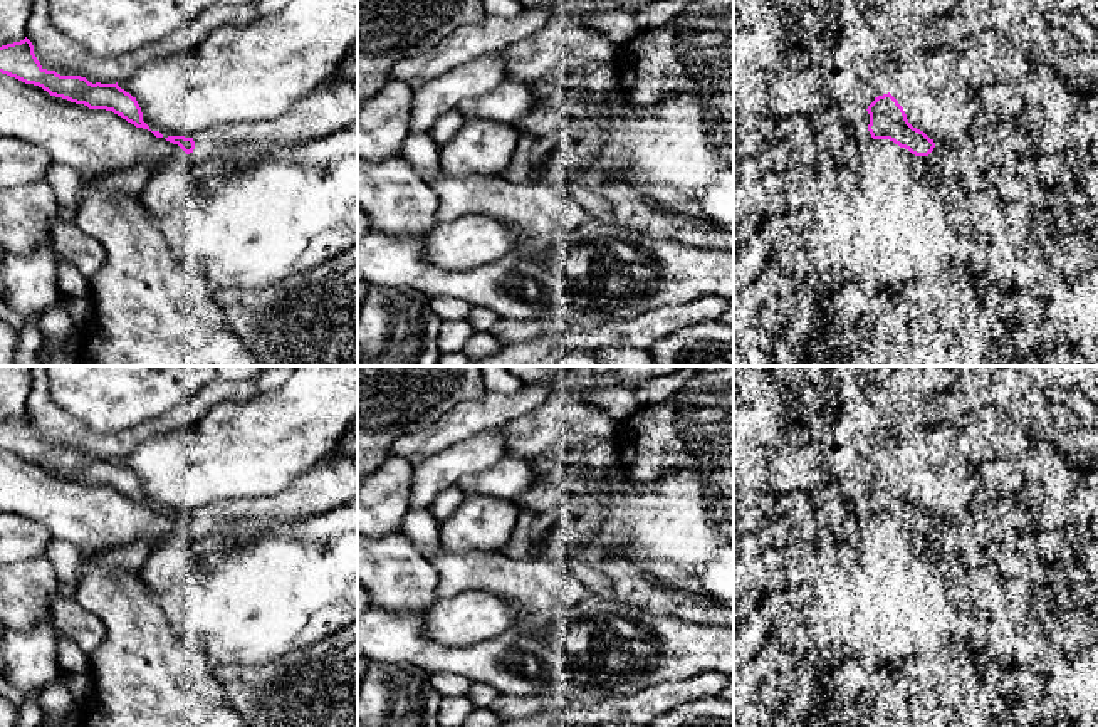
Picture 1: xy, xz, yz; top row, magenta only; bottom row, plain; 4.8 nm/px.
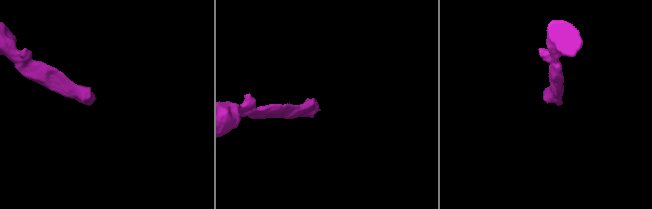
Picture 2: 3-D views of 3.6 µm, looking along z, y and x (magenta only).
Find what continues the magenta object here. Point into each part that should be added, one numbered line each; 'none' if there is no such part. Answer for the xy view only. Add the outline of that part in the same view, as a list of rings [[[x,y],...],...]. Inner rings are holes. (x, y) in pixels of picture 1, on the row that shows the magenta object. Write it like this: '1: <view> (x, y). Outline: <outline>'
1: xy (232, 146). Outline: [[[327,82],[290,106],[287,112],[269,121],[227,123],[193,136],[195,149],[188,158],[203,171],[240,171],[282,148],[306,144],[324,134],[358,123],[358,89],[348,82]]]

